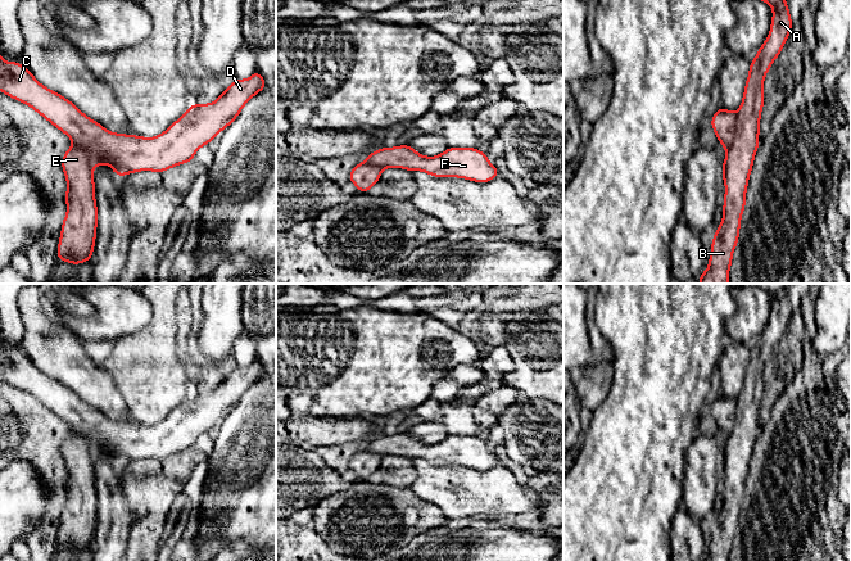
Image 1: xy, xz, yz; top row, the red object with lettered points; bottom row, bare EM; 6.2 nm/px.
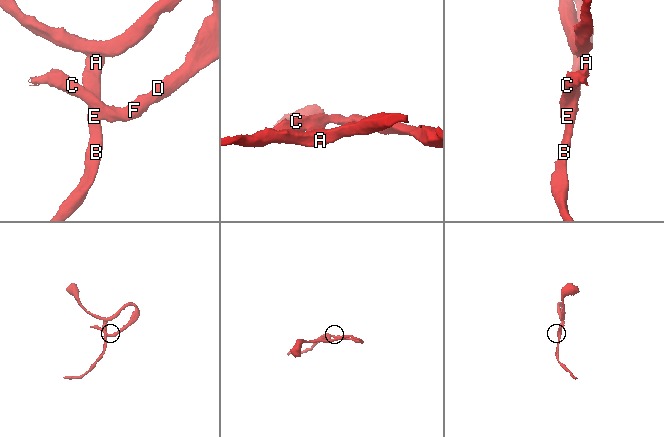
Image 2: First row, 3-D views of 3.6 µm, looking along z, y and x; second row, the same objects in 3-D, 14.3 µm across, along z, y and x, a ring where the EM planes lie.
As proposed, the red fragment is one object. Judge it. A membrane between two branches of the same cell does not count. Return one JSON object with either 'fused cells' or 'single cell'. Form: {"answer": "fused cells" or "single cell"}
{"answer": "fused cells"}

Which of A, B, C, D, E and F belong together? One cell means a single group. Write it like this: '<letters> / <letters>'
A B E / C D F

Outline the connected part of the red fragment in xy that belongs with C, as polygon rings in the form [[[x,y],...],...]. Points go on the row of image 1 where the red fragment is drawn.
[[[0,55],[0,91],[12,99],[27,104],[69,136],[73,142],[86,148],[91,154],[94,167],[109,164],[112,171],[122,177],[140,171],[162,173],[178,164],[191,162],[198,149],[208,145],[218,132],[222,132],[231,125],[240,114],[243,107],[266,86],[266,80],[255,69],[250,78],[235,80],[211,104],[190,105],[185,114],[175,121],[163,134],[155,137],[130,136],[105,130],[99,122],[83,114],[72,101],[41,85],[22,63],[5,62]]]

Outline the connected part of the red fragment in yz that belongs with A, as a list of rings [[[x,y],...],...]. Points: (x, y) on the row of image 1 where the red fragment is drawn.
[[[786,1],[773,8],[770,33],[750,63],[743,100],[737,112],[737,131],[726,149],[721,173],[725,185],[723,221],[711,243],[707,270],[698,276],[700,284],[729,284],[733,250],[738,244],[741,218],[746,207],[746,190],[759,149],[760,118],[764,108],[764,78],[779,56],[792,30]]]

